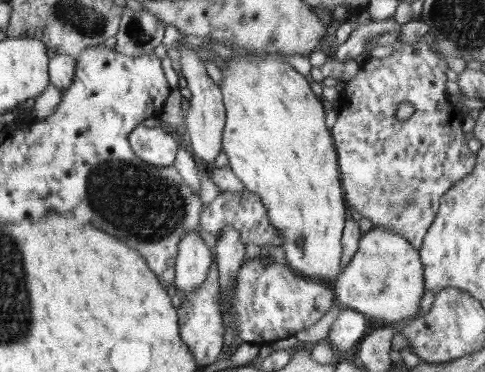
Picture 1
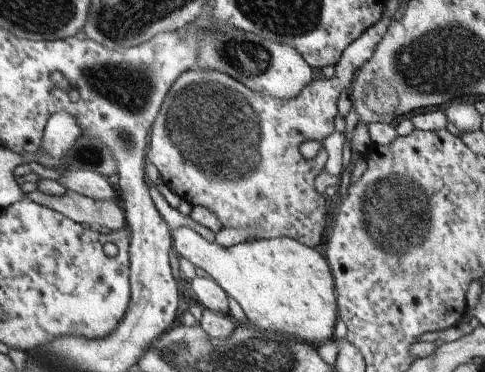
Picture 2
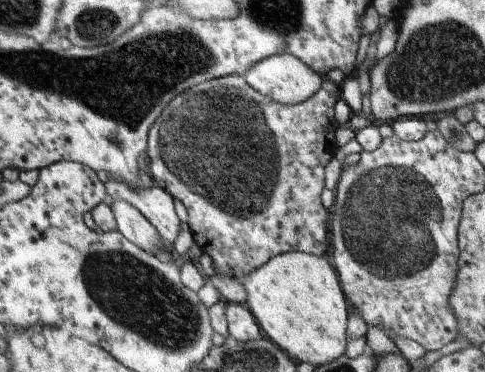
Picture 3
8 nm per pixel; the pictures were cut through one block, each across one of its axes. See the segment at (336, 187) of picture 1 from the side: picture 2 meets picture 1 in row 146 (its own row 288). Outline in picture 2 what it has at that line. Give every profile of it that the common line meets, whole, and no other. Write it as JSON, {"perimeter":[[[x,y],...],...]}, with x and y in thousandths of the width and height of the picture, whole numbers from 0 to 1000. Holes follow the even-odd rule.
{"perimeter":[[[394,613],[353,618],[353,645],[365,688],[427,731],[447,769],[493,817],[513,876],[526,876],[538,892],[592,898],[592,909],[608,909],[649,935],[687,909],[687,876],[699,844],[691,758],[678,704],[645,667],[600,640],[505,651],[460,667],[443,651],[431,656]]]}

